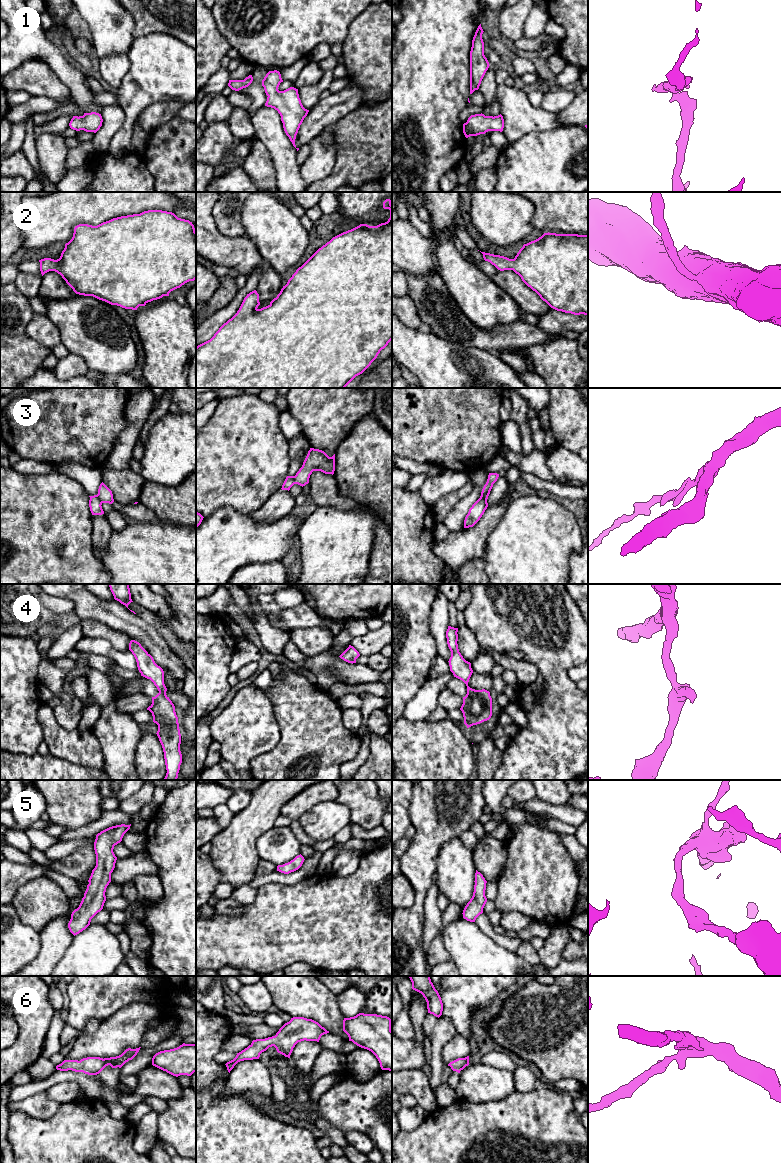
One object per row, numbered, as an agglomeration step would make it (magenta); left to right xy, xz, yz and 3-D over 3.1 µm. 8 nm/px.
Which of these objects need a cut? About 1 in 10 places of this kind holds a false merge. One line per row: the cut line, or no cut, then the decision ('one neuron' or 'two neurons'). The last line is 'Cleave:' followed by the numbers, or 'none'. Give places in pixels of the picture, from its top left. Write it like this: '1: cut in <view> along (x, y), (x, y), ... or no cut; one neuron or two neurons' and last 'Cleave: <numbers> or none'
1: no cut; one neuron
2: no cut; one neuron
3: cut in xy along (96, 495), (102, 502); two neurons
4: no cut; one neuron
5: no cut; one neuron
6: no cut; one neuron
Cleave: 3

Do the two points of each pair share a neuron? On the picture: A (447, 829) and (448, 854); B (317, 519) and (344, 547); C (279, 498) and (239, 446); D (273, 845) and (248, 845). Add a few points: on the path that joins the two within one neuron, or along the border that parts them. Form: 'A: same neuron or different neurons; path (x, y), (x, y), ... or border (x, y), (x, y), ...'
A: different neurons; border (459, 836), (443, 844), (437, 861)
B: same neuron; path (324, 526), (337, 540)
C: different neurons; border (280, 488), (258, 508)
D: different neurons; border (272, 827), (257, 841), (257, 854), (259, 858)

